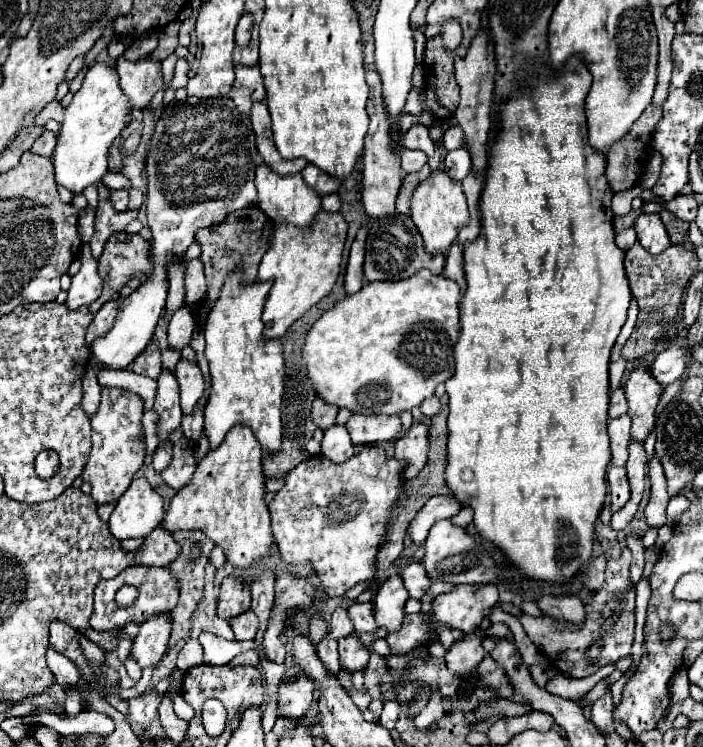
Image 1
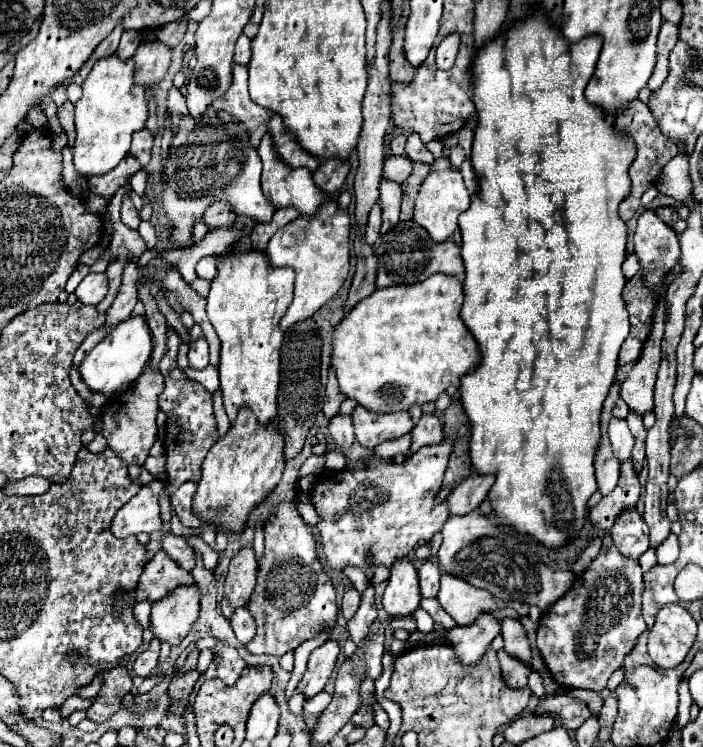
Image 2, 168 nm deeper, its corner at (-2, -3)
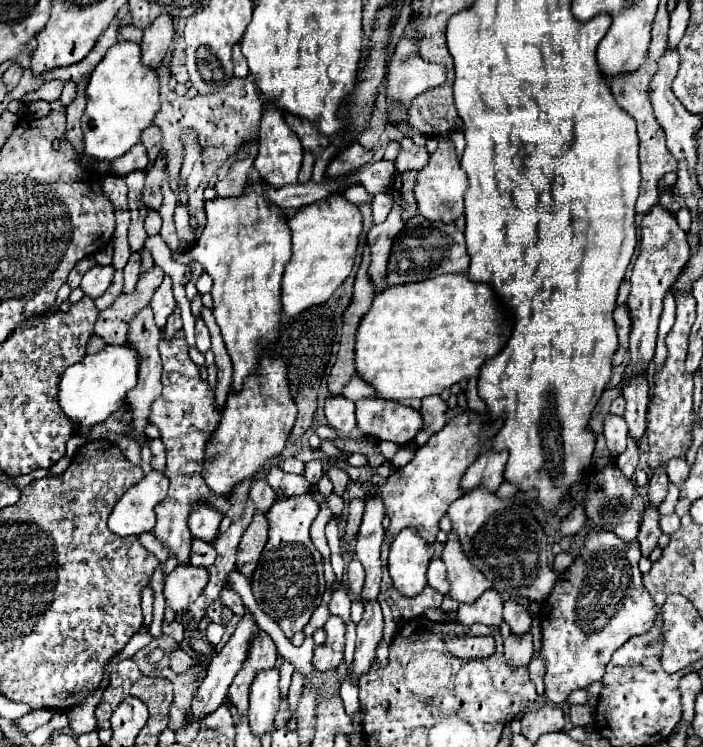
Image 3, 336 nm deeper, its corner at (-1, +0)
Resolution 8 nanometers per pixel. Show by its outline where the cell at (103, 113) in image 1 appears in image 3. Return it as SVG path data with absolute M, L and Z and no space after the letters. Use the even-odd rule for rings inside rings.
M118 40L106 56L100 60L100 64L90 74L88 86L86 86L86 110L82 116L82 130L84 130L84 154L96 160L116 160L124 156L138 140L144 128L148 128L160 108L158 98L158 78L152 68L142 66L140 62L140 46L134 42Z

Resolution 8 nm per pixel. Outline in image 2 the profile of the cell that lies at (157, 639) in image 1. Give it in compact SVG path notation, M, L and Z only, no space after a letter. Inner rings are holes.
M197 585L177 587L171 595L167 595L167 599L153 603L153 635L161 641L169 641L171 645L179 645L199 617L199 597L201 591Z

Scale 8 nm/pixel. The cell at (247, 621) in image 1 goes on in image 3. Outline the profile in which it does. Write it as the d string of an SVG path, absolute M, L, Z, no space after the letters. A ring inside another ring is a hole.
M222 590L222 604L224 606L228 606L238 618L242 618L244 616L244 612L246 612L246 606L242 604L242 600L240 600L240 596L236 594L236 592L232 592L232 590Z

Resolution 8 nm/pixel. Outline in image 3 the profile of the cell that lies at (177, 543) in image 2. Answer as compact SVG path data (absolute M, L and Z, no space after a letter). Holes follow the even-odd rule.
M194 538L192 540L192 550L190 550L190 564L194 566L210 566L216 560L216 550L212 548L212 544Z

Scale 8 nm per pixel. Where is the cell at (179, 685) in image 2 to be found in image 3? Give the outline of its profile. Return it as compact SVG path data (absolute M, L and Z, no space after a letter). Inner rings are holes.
M176 648L176 650L172 652L172 656L170 656L170 668L172 668L172 672L182 674L182 672L186 672L186 670L192 668L192 658L190 658L184 650Z

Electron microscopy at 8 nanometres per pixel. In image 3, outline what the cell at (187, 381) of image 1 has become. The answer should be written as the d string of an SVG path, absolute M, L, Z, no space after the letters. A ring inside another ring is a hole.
M202 318L196 320L196 348L202 354L206 354L210 350L210 334L208 334L208 328Z

